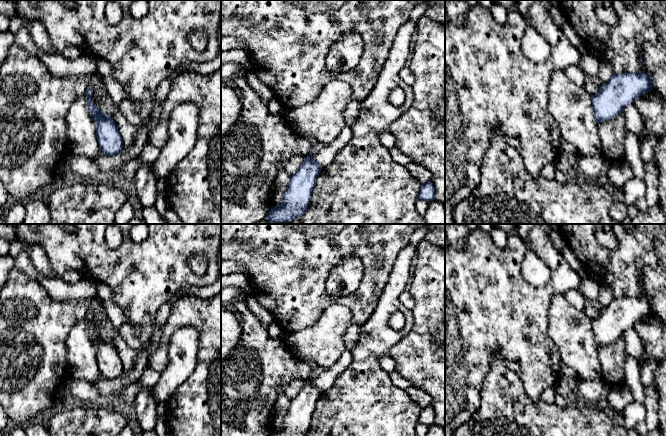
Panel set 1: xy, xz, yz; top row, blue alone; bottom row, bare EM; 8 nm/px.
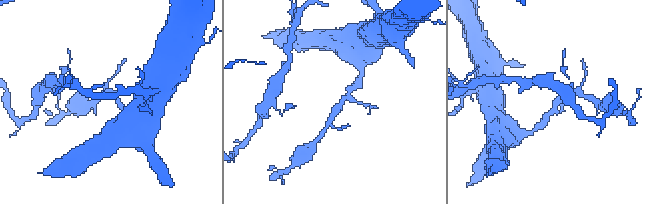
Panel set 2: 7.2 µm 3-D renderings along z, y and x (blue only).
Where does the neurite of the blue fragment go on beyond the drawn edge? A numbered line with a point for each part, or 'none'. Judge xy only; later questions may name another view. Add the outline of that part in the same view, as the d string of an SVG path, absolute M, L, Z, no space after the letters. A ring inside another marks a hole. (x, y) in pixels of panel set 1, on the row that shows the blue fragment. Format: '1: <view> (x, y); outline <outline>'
1: xy (92, 80); outline M96 72L95 74L87 77L87 86L88 89L93 90L94 86L98 83L99 81L99 74Z

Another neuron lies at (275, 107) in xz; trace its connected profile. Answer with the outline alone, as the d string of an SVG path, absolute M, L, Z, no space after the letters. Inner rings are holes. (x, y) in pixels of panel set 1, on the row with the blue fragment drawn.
M275 97L273 99L271 99L267 103L267 105L268 105L268 108L271 113L276 114L276 115L281 114L281 111L283 109L283 105Z

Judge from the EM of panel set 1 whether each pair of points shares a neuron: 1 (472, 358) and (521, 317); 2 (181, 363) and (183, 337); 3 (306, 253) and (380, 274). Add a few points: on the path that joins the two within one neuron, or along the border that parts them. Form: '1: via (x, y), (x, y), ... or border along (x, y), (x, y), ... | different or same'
1: via (483, 346), (509, 320) | same
2: via (185, 357), (184, 343) | same
3: via (326, 250), (352, 244), (366, 256) | same

